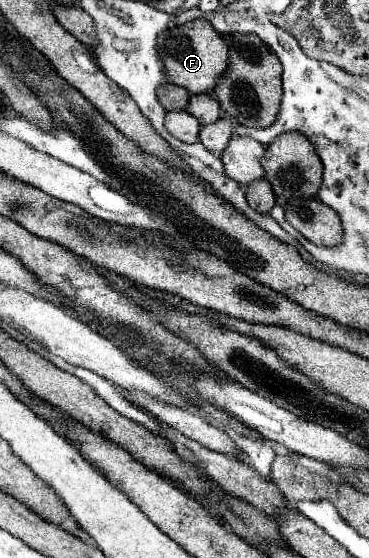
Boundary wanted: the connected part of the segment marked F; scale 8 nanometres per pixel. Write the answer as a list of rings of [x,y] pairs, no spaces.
[[[196,19],[182,27],[164,31],[158,39],[158,47],[168,81],[188,89],[192,95],[212,93],[218,79],[228,69],[228,43],[220,33],[216,33],[216,29],[206,19]]]

